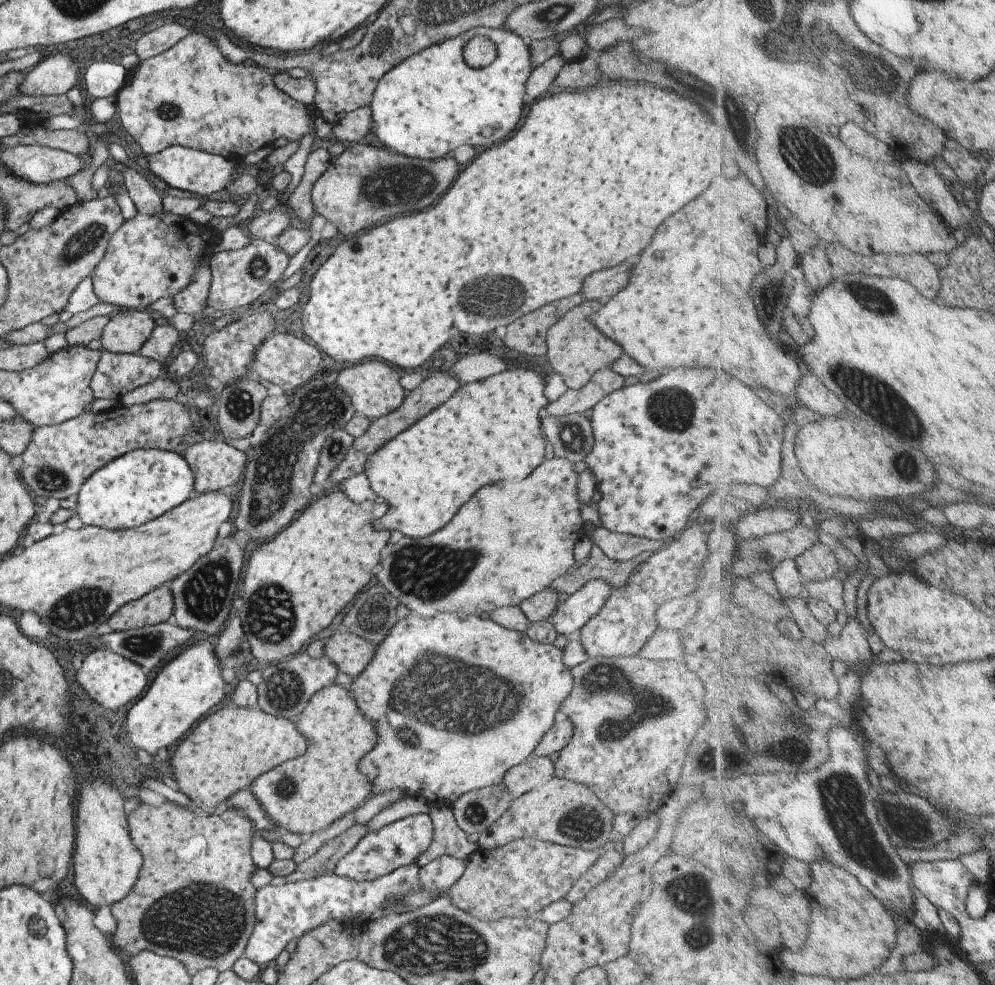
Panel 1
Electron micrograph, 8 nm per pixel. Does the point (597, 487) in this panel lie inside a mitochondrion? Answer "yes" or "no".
no

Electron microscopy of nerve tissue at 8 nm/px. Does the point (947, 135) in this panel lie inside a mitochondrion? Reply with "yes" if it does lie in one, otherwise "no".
no

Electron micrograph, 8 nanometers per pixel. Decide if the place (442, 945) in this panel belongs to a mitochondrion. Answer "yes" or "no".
yes

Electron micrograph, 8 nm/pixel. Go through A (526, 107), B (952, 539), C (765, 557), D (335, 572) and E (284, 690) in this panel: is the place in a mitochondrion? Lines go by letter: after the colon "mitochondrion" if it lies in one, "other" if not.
A: other
B: other
C: other
D: other
E: mitochondrion

